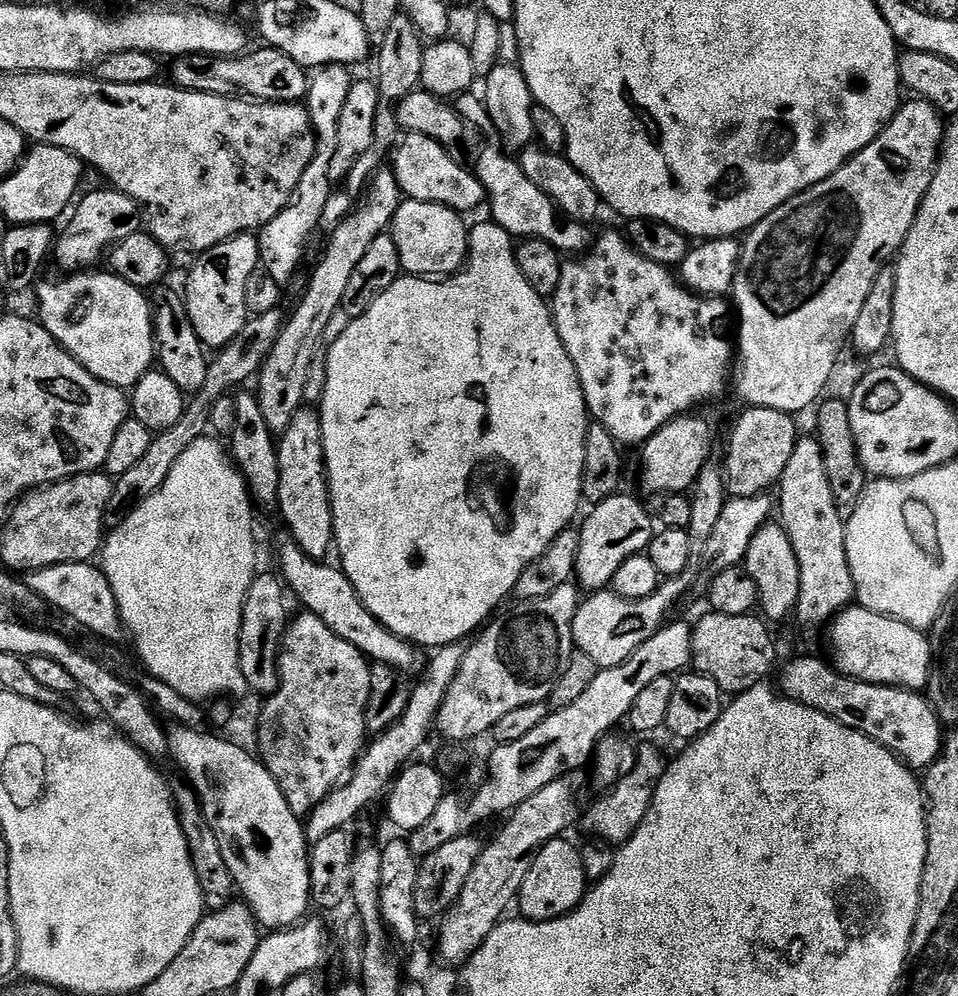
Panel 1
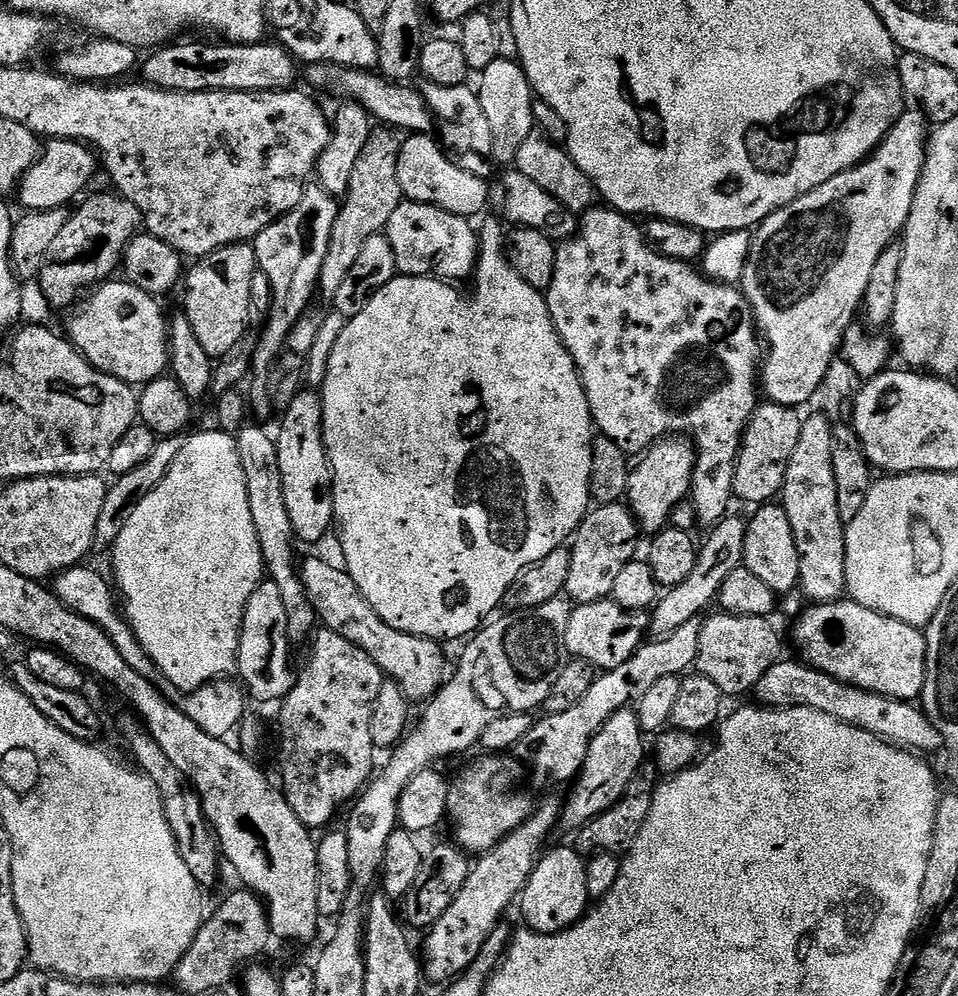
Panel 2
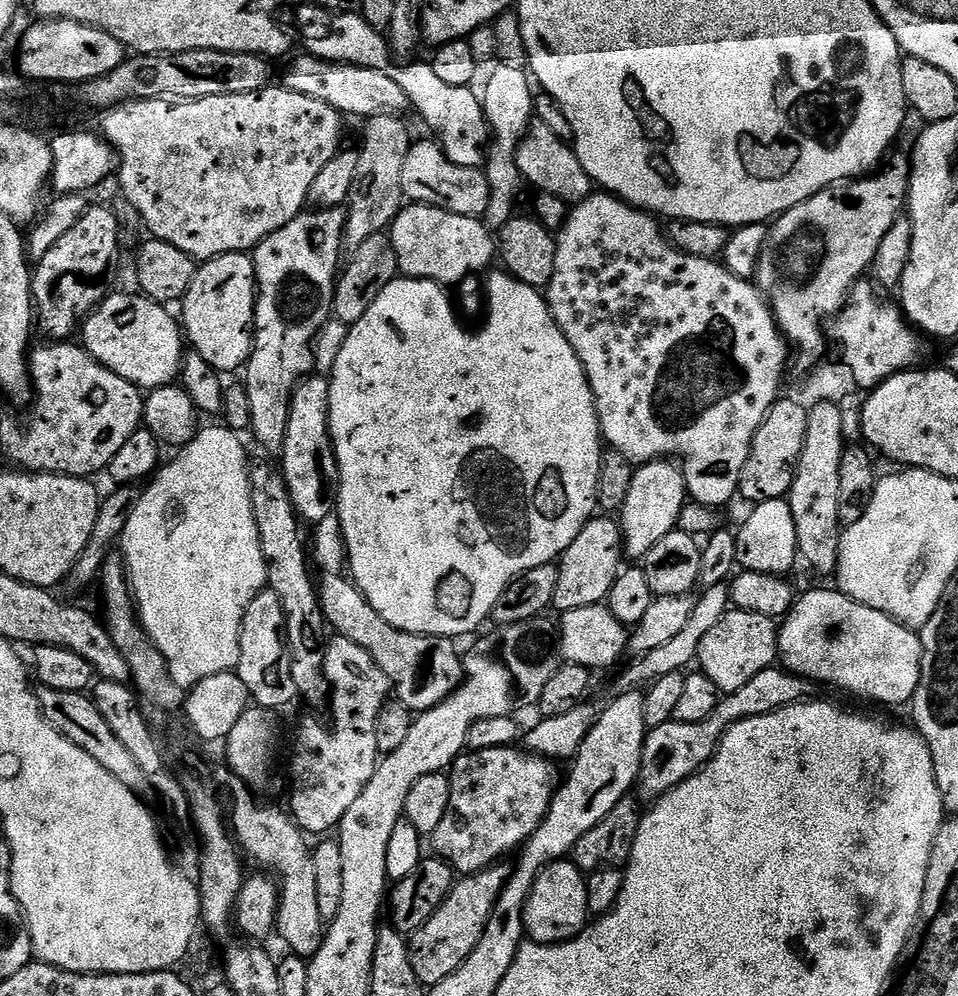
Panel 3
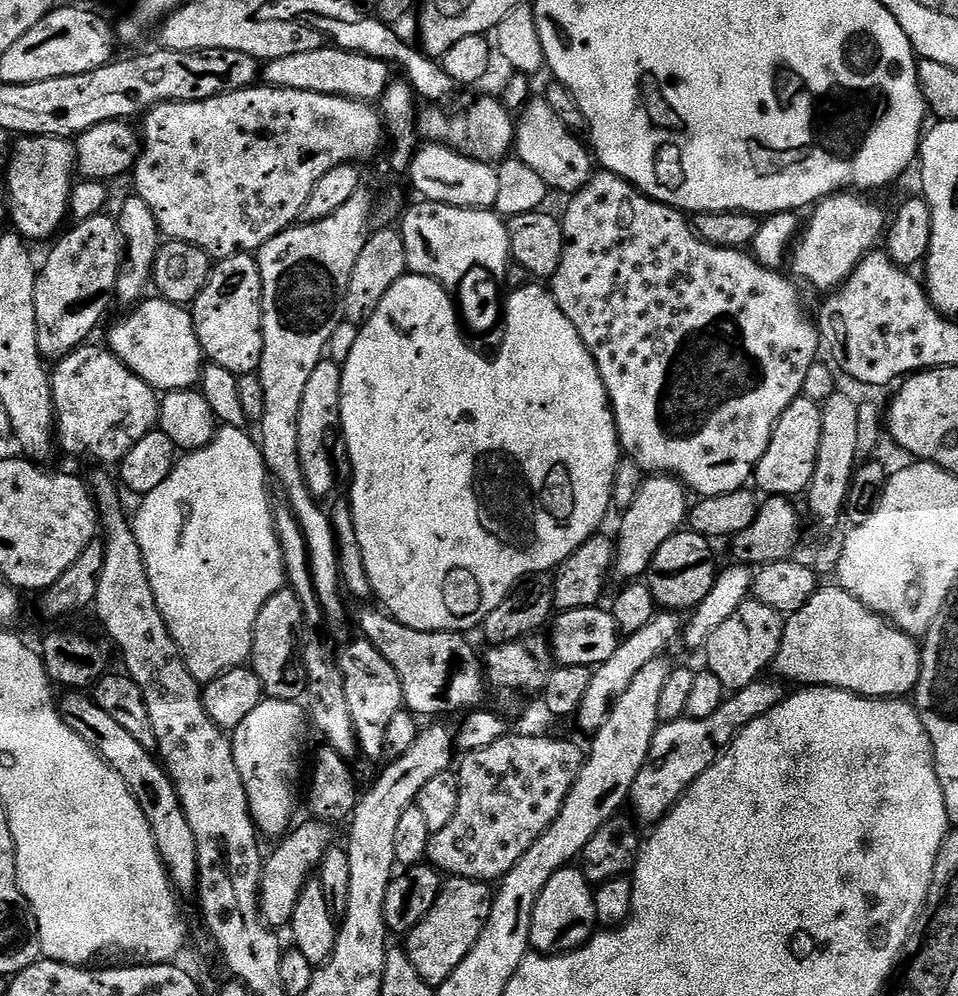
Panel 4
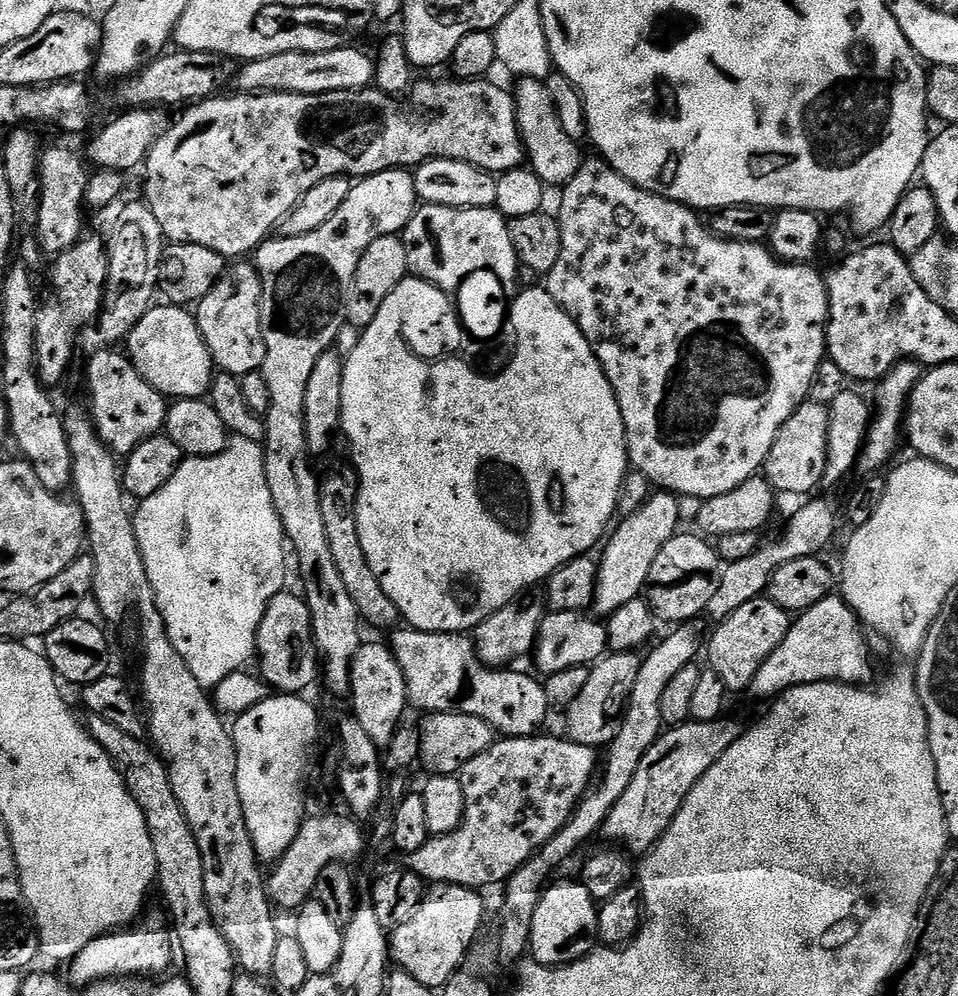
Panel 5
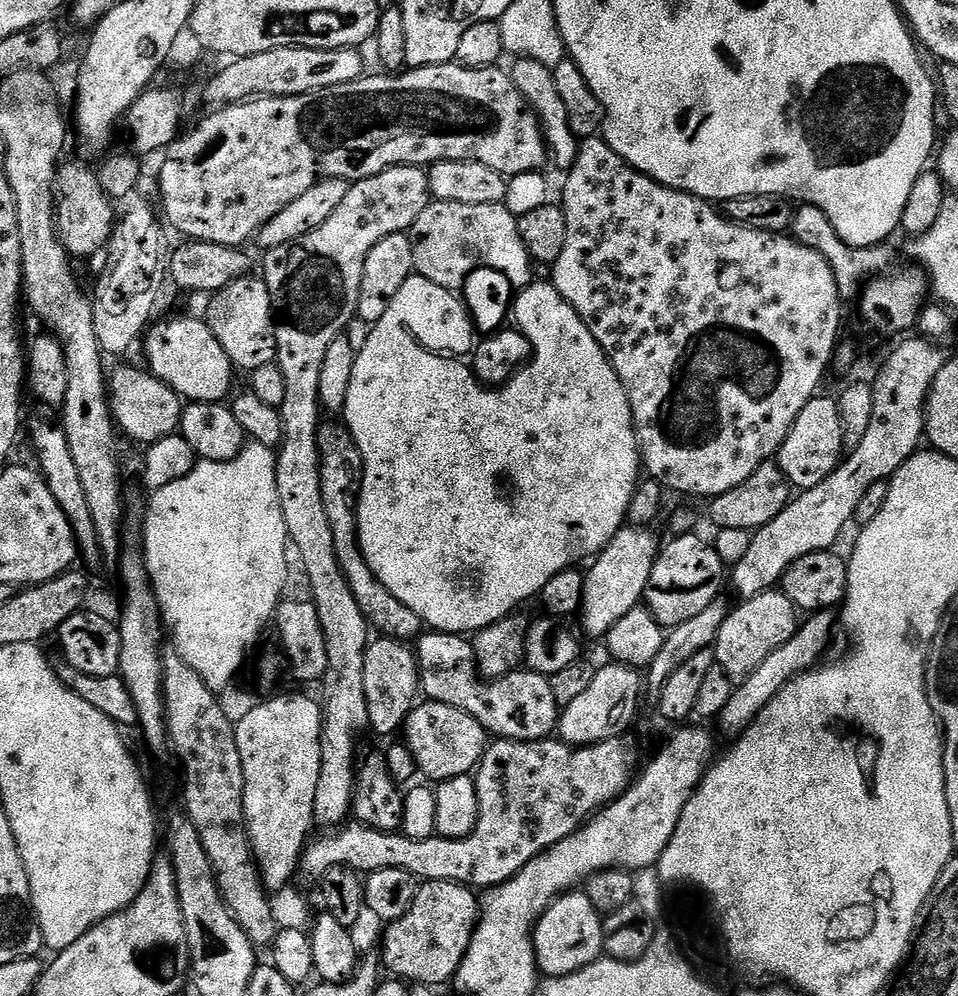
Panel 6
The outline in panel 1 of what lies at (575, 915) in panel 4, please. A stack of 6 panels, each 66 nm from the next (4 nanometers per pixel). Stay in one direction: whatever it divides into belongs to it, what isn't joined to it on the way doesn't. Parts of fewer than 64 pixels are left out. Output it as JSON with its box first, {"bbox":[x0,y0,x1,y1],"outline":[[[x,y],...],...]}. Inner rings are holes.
{"bbox":[519,838,589,922],"outline":[[[568,838],[552,840],[546,846],[542,846],[540,853],[532,859],[526,882],[522,882],[520,887],[519,915],[525,920],[538,922],[568,916],[584,901],[584,893],[589,884],[582,870],[580,848],[572,845]]]}

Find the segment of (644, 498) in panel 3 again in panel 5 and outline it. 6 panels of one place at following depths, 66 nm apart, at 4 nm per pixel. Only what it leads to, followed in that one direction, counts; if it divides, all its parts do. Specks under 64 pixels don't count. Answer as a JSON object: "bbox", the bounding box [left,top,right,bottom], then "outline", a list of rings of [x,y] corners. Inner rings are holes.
{"bbox":[594,491,681,617],"outline":[[[657,491],[638,511],[623,517],[619,521],[621,524],[617,523],[611,529],[603,545],[604,558],[599,563],[596,583],[594,608],[601,617],[611,616],[614,610],[618,610],[618,606],[626,606],[626,602],[637,599],[647,589],[650,566],[654,566],[654,558],[658,558],[662,546],[666,546],[666,542],[670,542],[670,538],[677,535],[679,528],[676,527],[680,524],[679,503],[681,501],[673,493]]]}

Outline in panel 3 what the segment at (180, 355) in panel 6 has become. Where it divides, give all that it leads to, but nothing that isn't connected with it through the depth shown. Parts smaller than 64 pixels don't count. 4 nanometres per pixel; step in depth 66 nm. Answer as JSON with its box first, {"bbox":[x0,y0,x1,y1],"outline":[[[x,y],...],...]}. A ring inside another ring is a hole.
{"bbox":[82,291,186,390],"outline":[[[113,291],[104,301],[92,311],[91,316],[82,325],[82,336],[84,332],[83,347],[99,361],[100,364],[107,365],[116,374],[126,378],[128,382],[136,385],[141,390],[151,390],[154,388],[165,388],[167,384],[176,384],[184,366],[186,355],[186,337],[181,325],[171,316],[169,309],[165,305],[157,304],[154,300],[149,300],[143,294],[131,296],[128,292]]]}

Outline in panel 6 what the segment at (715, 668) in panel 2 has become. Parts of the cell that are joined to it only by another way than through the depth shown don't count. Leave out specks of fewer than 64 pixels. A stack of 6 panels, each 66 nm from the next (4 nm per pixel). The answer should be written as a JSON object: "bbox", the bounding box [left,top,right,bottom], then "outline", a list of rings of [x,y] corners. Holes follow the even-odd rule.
{"bbox":[714,590,798,682],"outline":[[[769,590],[749,600],[740,600],[737,605],[722,622],[714,645],[718,667],[726,670],[734,682],[750,678],[750,674],[754,674],[778,646],[786,646],[798,630],[798,609],[782,590]]]}

